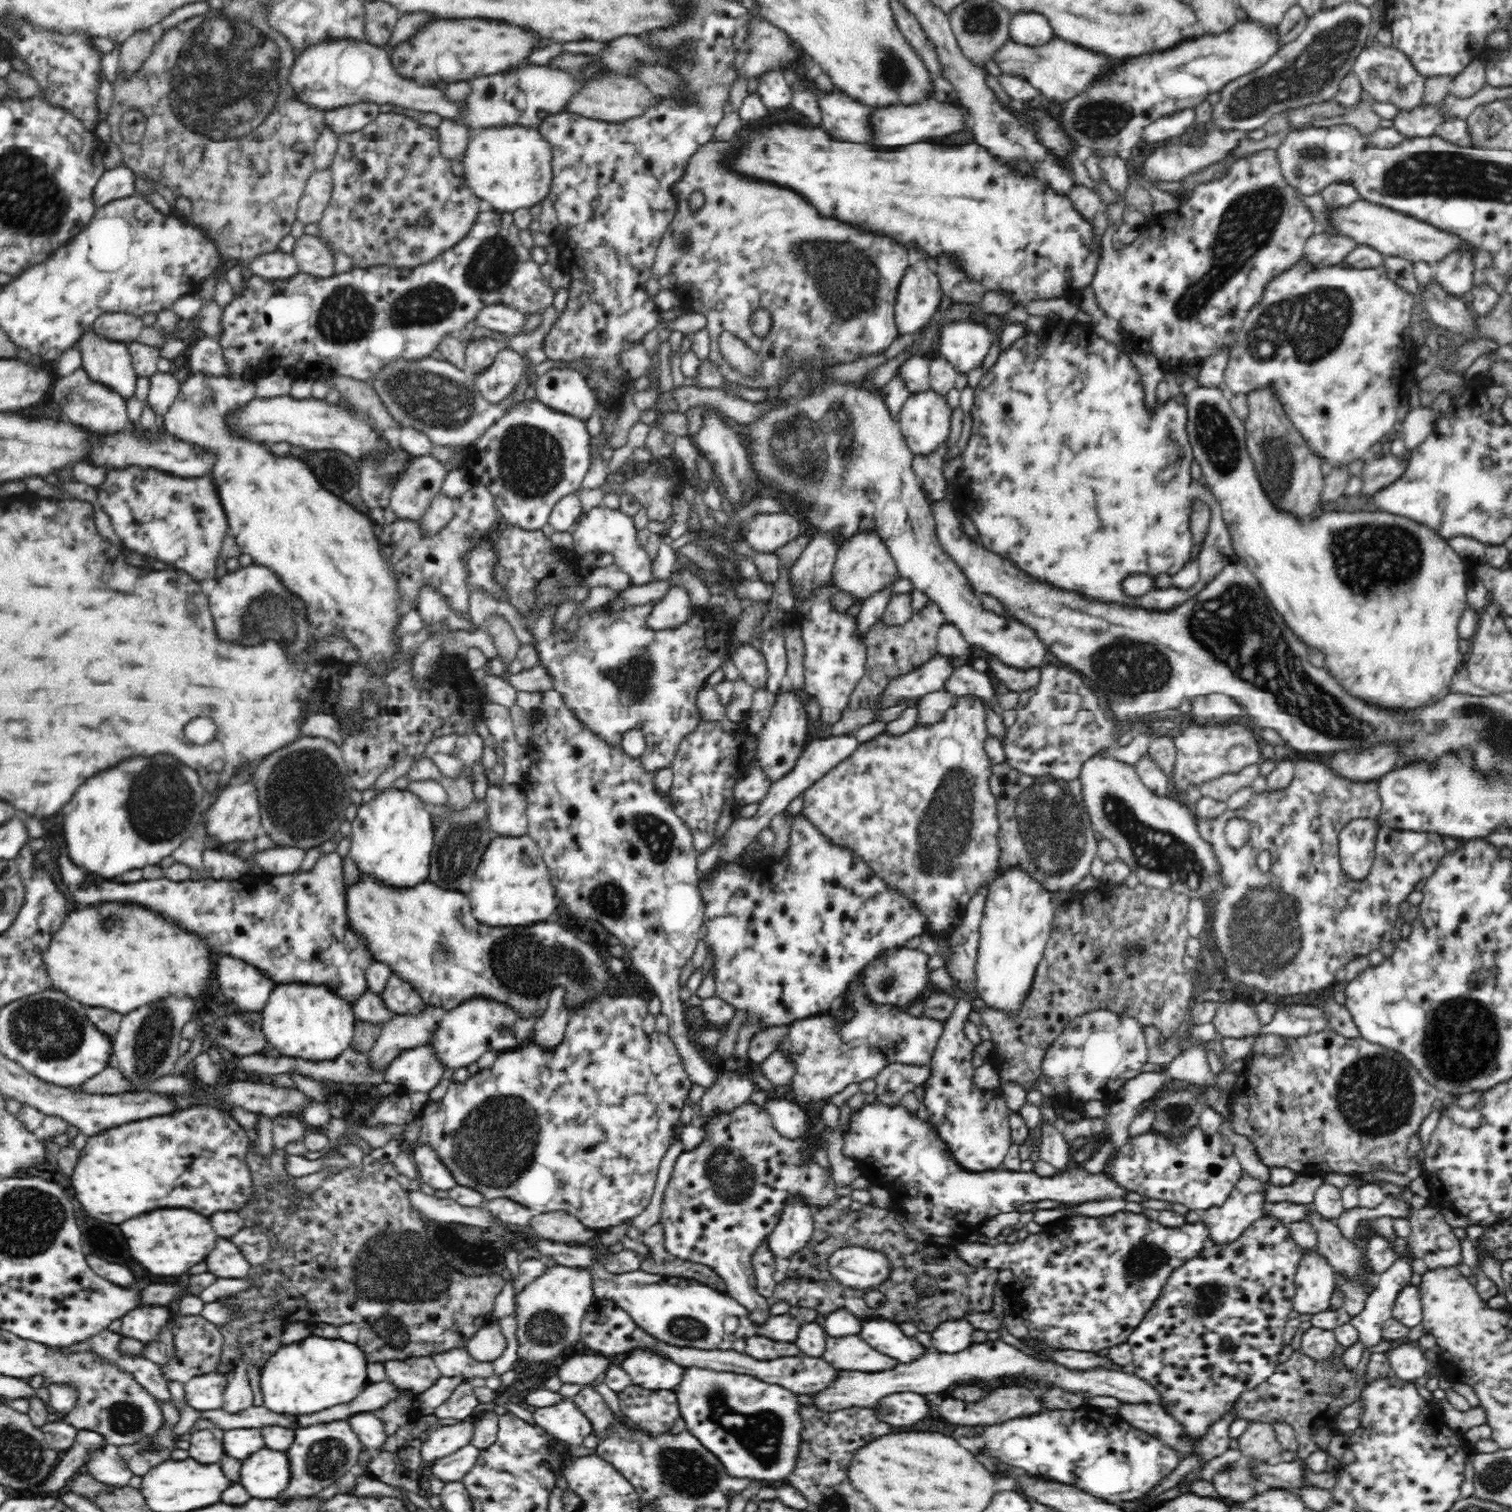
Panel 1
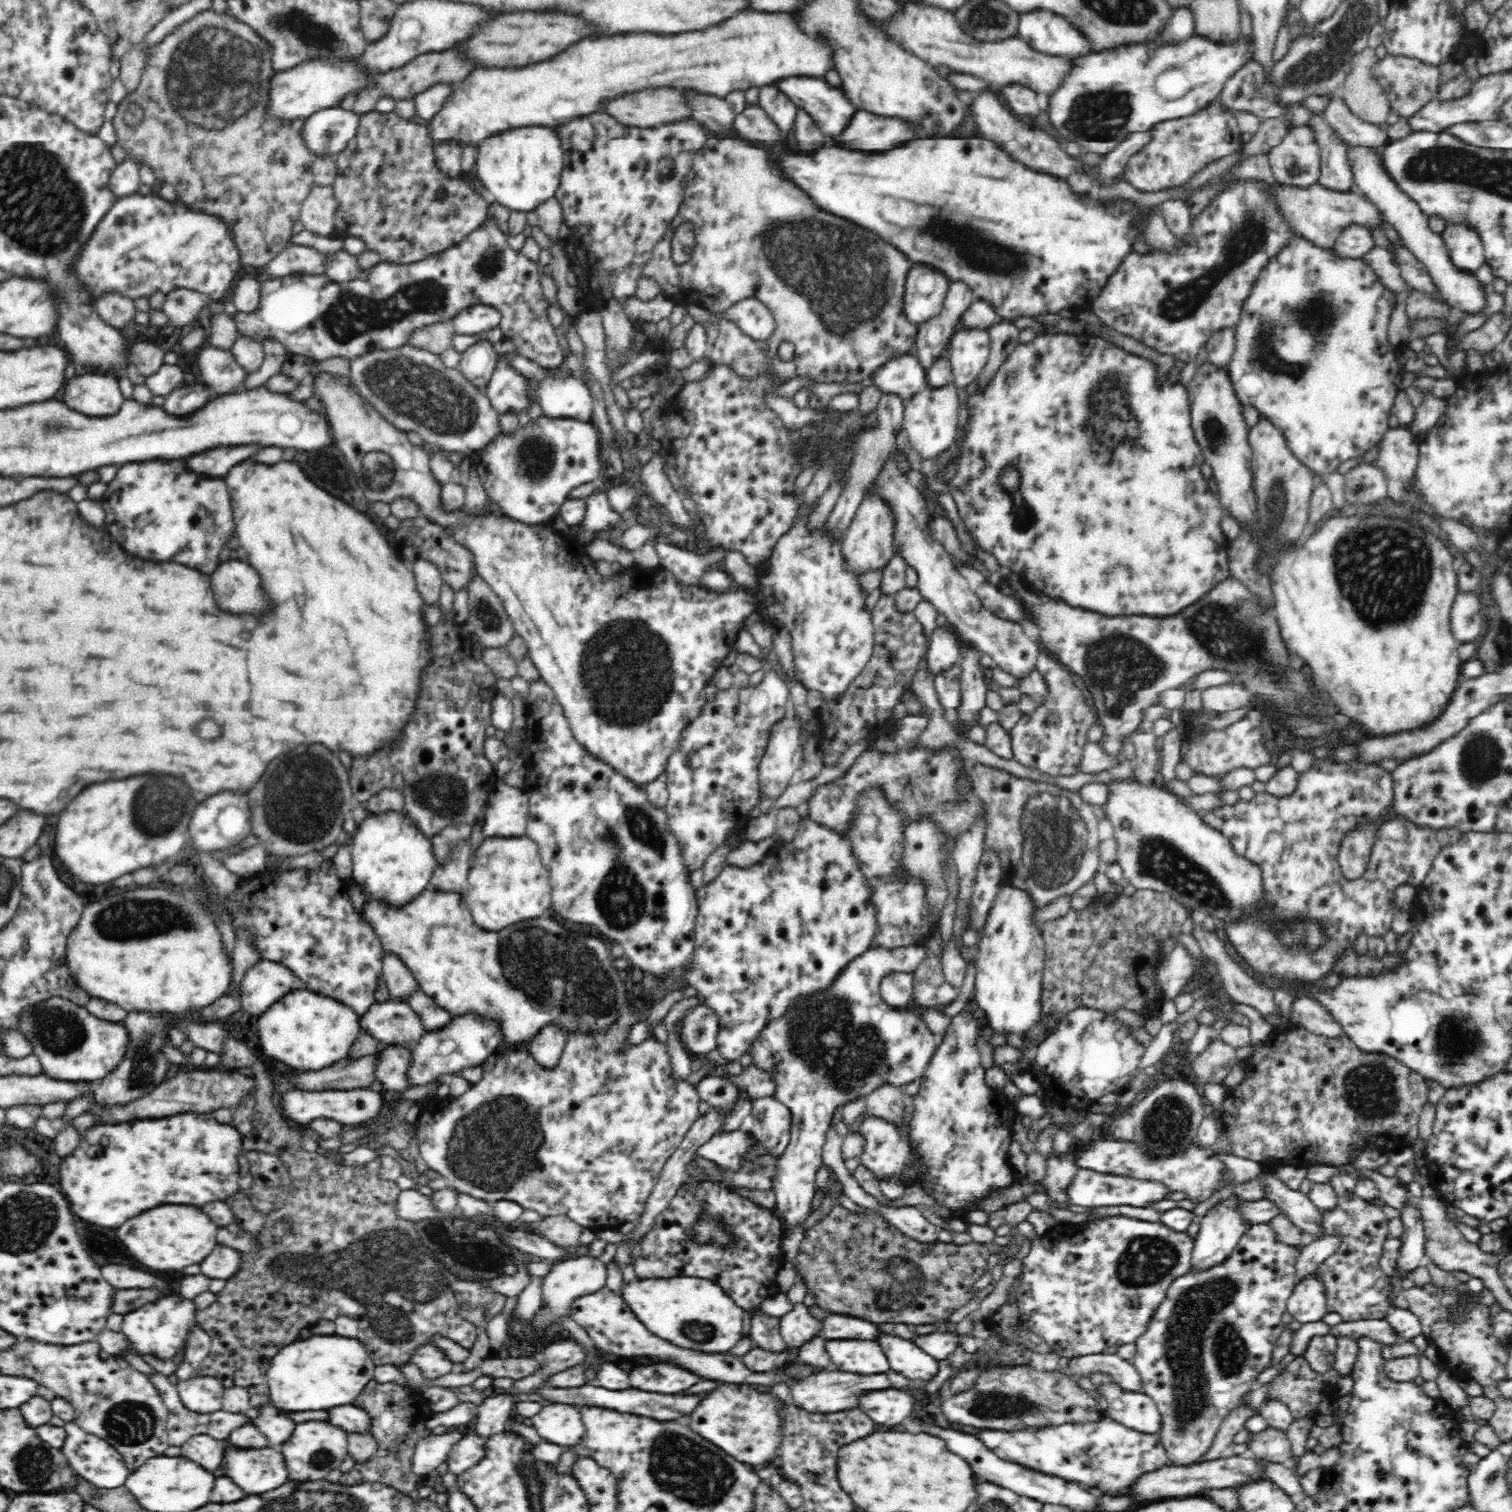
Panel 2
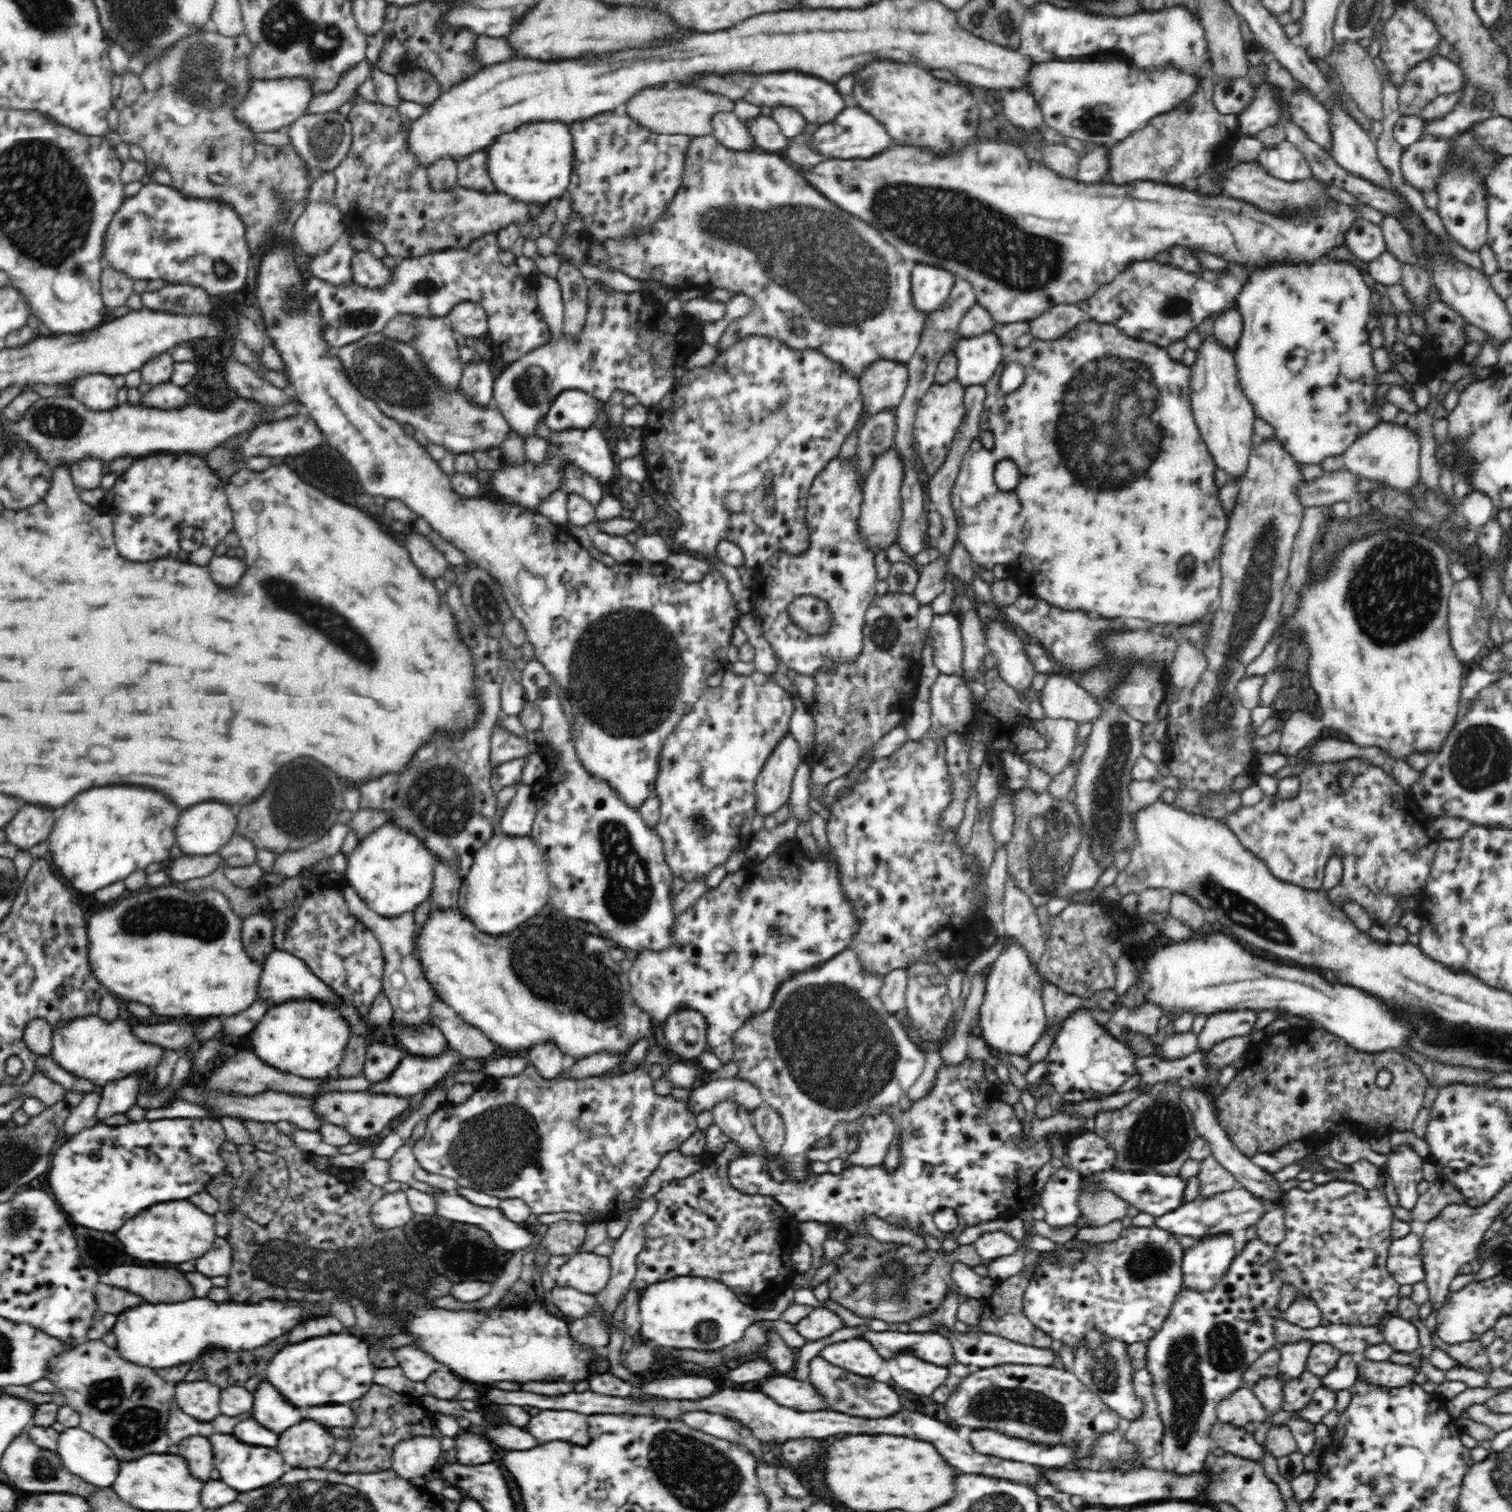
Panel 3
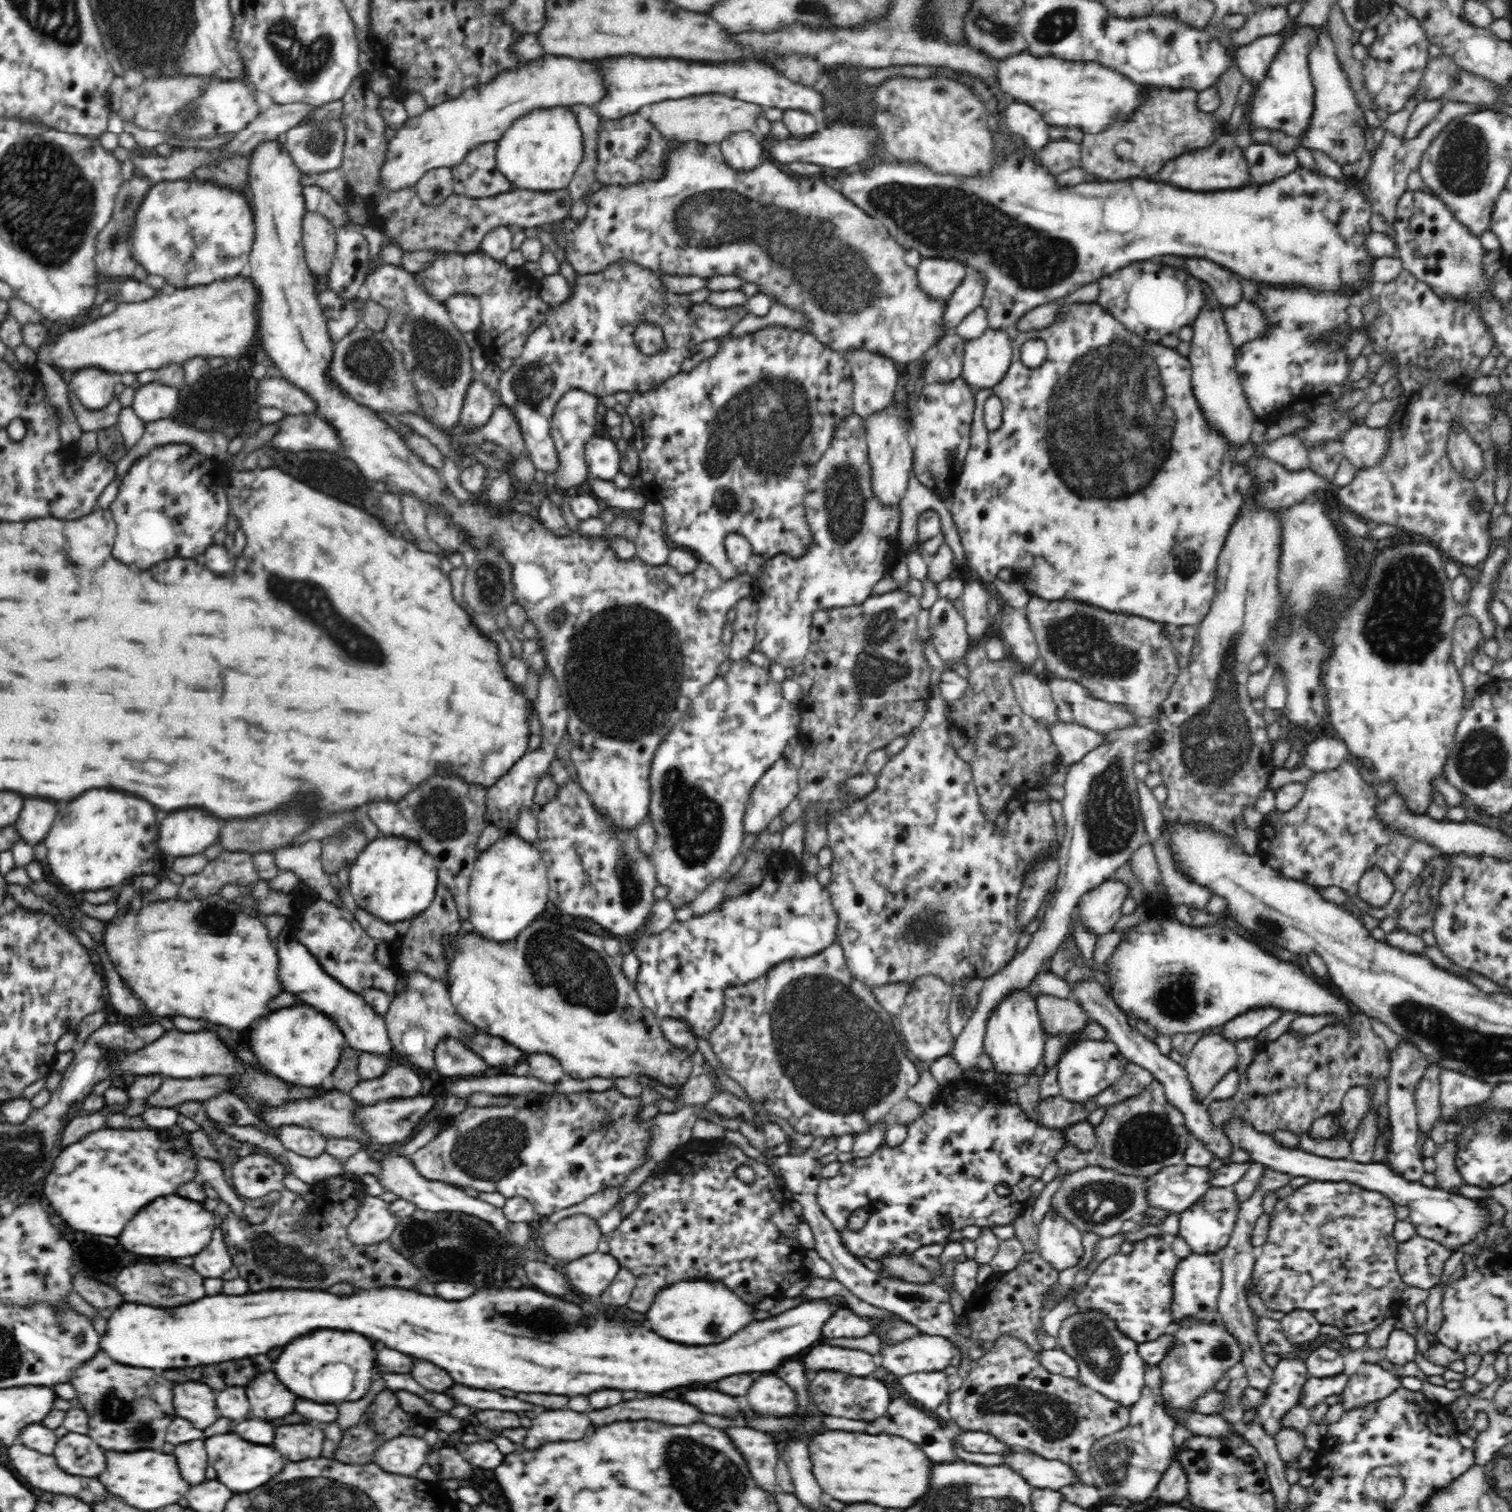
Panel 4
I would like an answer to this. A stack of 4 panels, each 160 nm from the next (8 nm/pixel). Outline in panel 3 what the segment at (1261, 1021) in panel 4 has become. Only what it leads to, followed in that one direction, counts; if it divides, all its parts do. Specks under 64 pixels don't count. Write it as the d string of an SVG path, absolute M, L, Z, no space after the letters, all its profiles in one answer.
M1238 1009L1209 1014L1204 1028L1197 1035L1197 1048L1208 1051L1229 1036L1248 1035L1255 1023L1257 1011Z

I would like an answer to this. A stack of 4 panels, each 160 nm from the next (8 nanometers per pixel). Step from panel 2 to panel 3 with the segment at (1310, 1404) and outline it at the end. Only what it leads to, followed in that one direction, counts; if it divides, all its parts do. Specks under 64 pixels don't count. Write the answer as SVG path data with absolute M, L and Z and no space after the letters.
M1307 1369L1288 1382L1283 1382L1283 1410L1296 1412L1304 1409L1312 1400L1316 1388L1323 1386L1322 1377L1315 1376Z

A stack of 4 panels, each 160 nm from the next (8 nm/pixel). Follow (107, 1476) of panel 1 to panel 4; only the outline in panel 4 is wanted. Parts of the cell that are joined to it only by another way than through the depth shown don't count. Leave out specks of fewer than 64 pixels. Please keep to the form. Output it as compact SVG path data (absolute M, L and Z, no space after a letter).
M70 1432L57 1440L54 1456L65 1472L73 1476L98 1478L108 1468L102 1448L94 1446L90 1440L90 1435L78 1432Z

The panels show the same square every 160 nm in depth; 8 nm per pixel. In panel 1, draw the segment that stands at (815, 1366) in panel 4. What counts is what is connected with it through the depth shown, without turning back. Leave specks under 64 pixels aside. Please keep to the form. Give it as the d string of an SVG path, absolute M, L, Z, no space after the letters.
M850 1334L835 1338L827 1336L824 1354L821 1356L837 1370L862 1370L862 1372L882 1372L898 1366L896 1358L880 1354L870 1348L862 1338Z

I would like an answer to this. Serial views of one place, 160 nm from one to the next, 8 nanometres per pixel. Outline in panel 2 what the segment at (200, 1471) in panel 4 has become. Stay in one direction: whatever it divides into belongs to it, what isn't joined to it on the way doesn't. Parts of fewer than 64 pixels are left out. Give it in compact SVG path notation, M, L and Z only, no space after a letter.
M197 1434L191 1436L181 1446L182 1456L198 1462L206 1470L216 1470L222 1462L222 1444L220 1440L206 1436L206 1434Z

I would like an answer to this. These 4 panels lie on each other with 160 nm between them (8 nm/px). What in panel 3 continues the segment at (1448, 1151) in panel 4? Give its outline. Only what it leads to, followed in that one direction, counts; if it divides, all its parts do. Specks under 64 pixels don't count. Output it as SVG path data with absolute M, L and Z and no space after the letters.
M1438 1177L1426 1192L1420 1194L1418 1204L1412 1212L1404 1210L1400 1205L1391 1206L1391 1209L1394 1219L1406 1222L1411 1222L1412 1219L1428 1222L1436 1218L1448 1203L1463 1203L1463 1196L1451 1185L1451 1182L1443 1181Z

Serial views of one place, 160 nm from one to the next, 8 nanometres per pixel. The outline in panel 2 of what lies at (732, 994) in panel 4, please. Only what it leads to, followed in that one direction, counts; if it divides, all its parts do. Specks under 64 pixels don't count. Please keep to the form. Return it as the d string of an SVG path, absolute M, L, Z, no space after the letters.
M921 944L894 948L874 946L842 970L830 991L810 998L810 1001L798 1002L796 1008L790 1009L782 1018L769 1022L761 1036L753 1042L750 1053L754 1055L754 1065L772 1071L778 1083L773 1096L792 1113L791 1140L778 1162L777 1180L774 1182L776 1204L772 1208L779 1218L784 1236L790 1234L790 1230L804 1226L814 1211L812 1206L817 1192L814 1180L818 1168L823 1164L826 1130L836 1108L866 1096L882 1083L905 1086L925 1073L939 1045L937 1036L916 1014L905 1008L891 1007L882 1001L879 982L891 972L916 971L917 966L928 956L930 953Z

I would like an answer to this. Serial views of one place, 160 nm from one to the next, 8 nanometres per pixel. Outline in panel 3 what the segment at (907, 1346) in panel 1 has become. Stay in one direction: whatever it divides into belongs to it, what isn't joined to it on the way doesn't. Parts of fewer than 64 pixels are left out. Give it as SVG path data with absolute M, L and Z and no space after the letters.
M909 1351L888 1358L886 1364L892 1378L902 1388L926 1396L932 1396L932 1392L944 1384L949 1374L948 1368L936 1366Z

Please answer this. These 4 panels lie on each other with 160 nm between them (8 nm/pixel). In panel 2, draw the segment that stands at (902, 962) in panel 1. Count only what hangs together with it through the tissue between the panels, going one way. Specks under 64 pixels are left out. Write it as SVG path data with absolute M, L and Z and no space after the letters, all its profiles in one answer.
M900 971L884 976L879 982L882 1001L894 1008L906 1008L908 1002L913 1000L915 973Z

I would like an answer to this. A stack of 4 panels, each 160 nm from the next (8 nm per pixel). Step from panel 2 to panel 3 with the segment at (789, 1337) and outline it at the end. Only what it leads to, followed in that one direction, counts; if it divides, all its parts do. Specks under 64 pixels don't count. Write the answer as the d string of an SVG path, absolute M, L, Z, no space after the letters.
M820 1307L815 1308L805 1318L797 1319L794 1330L810 1343L829 1337L840 1328L840 1324L843 1324L843 1321L836 1313Z

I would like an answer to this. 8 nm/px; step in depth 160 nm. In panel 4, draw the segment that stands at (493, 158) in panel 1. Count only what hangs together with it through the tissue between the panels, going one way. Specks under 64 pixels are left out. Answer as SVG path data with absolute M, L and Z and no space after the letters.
M566 109L534 110L518 118L496 143L496 166L512 190L564 190L583 159L583 134L576 115Z

